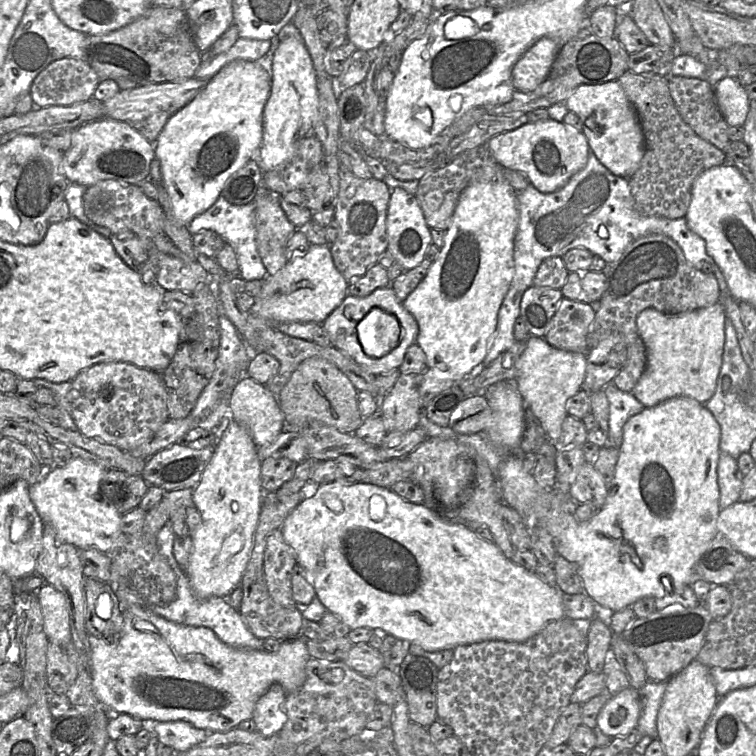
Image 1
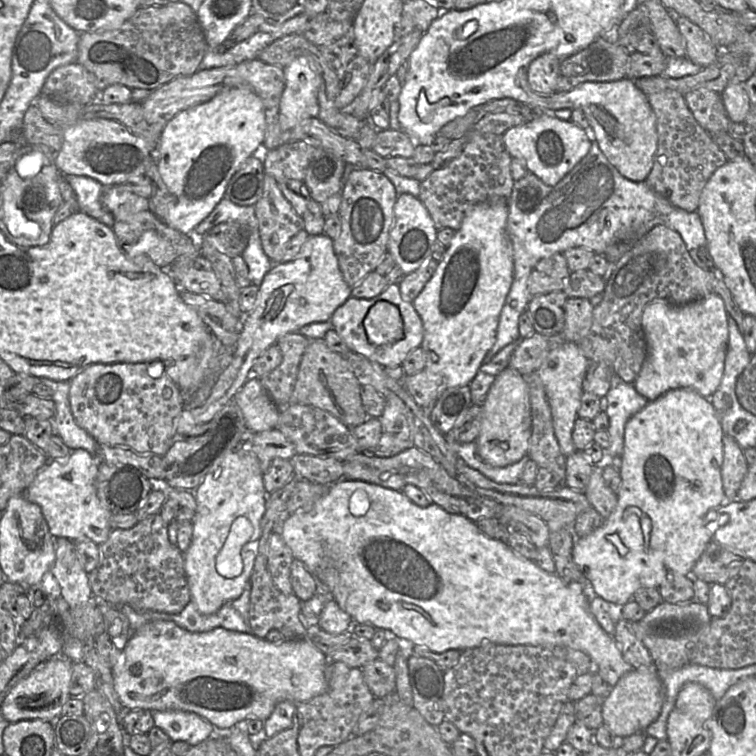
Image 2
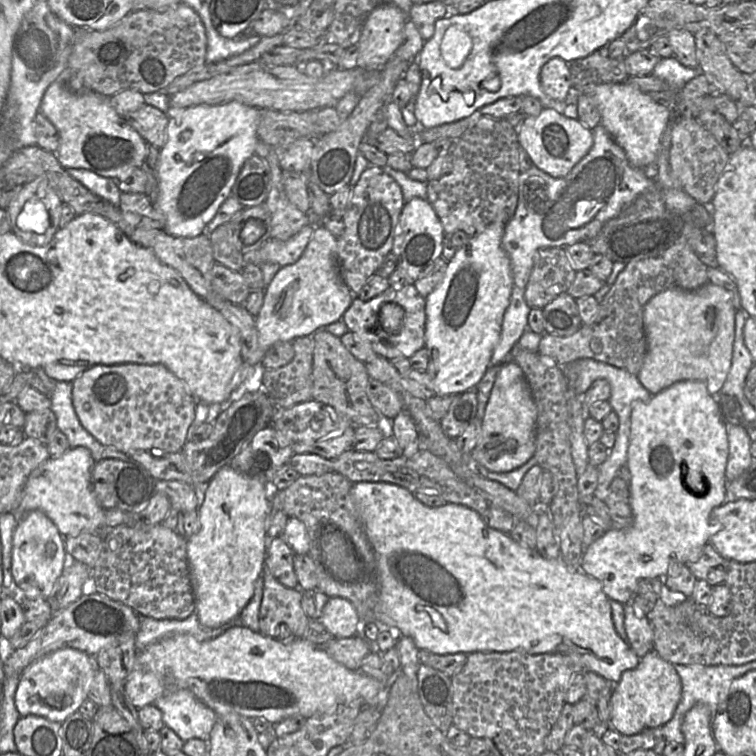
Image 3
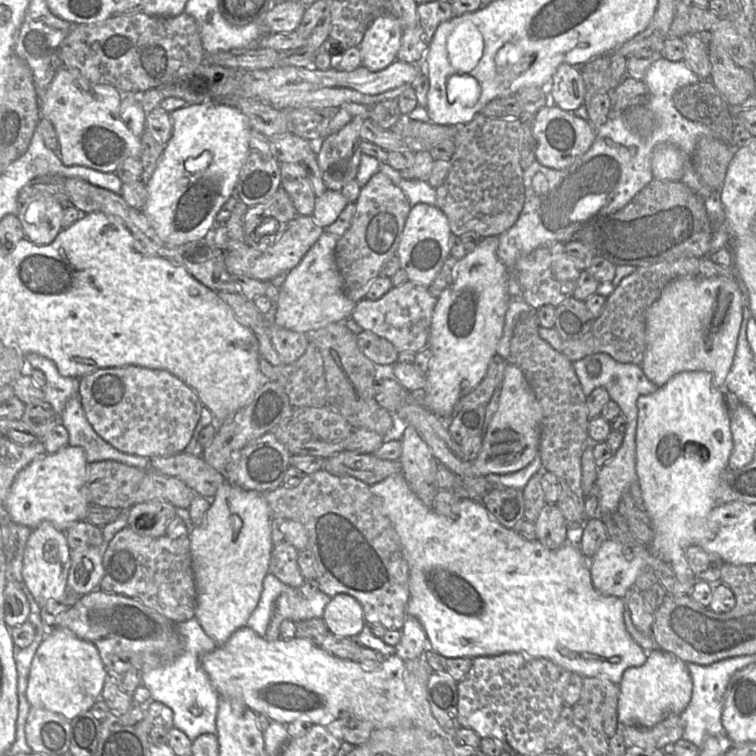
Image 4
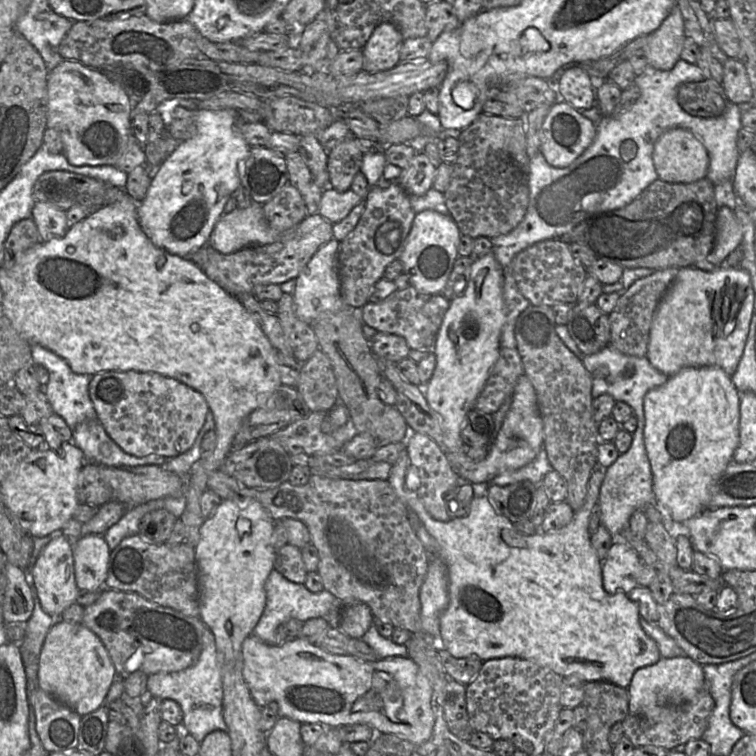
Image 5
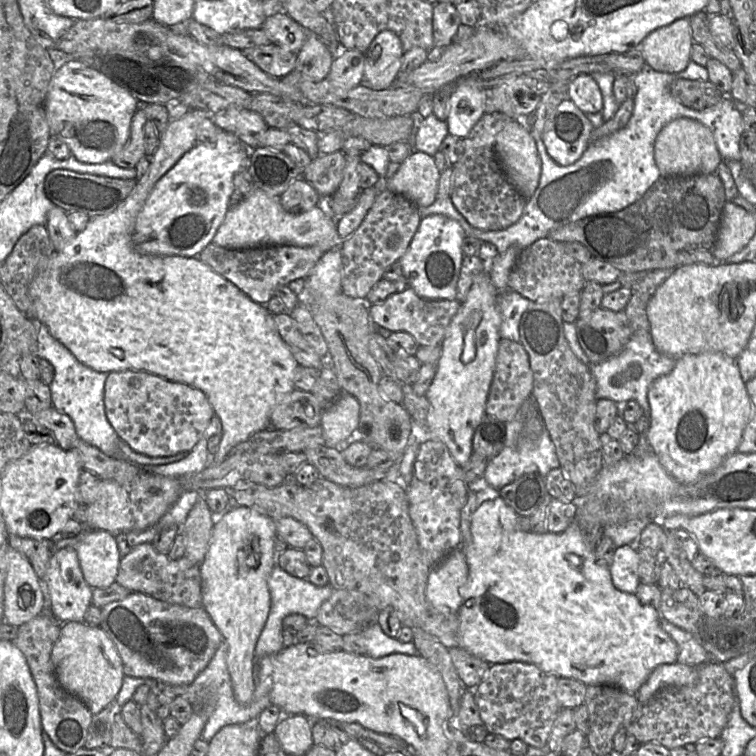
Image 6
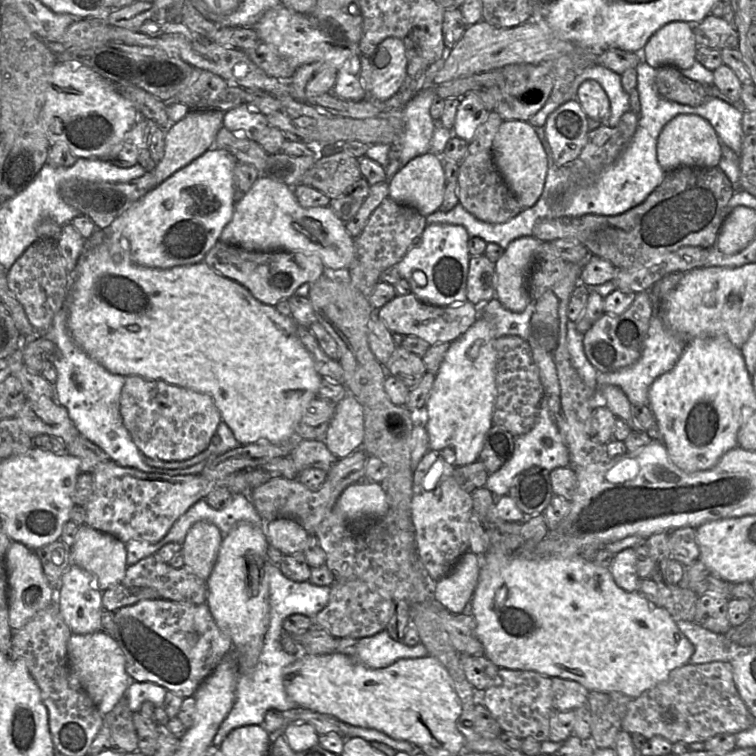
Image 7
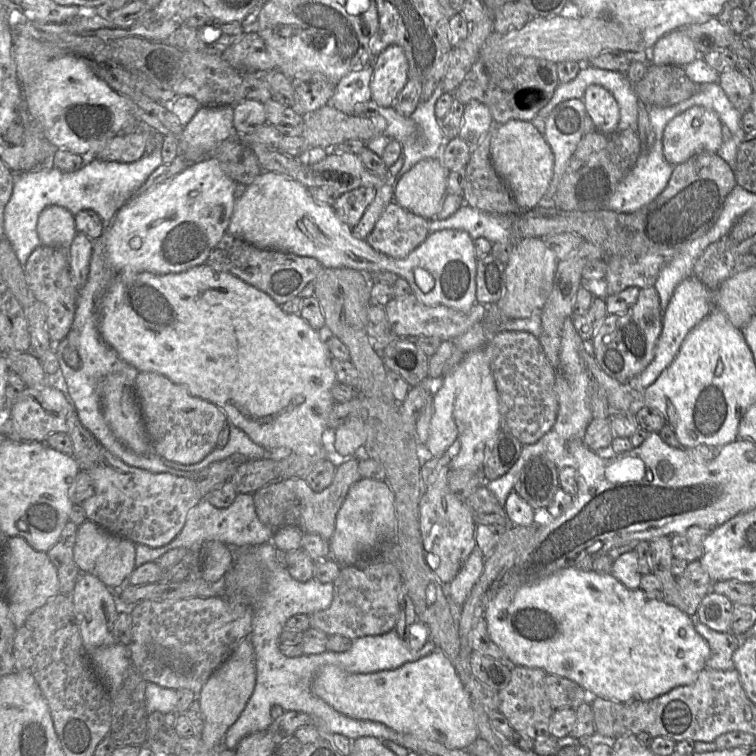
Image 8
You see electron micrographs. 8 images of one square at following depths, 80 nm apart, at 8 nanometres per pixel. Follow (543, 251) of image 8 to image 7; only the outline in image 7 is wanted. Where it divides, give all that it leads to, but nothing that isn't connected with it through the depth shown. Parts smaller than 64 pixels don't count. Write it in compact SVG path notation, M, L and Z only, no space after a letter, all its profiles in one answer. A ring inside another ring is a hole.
M534 236L513 240L495 262L496 297L510 311L522 312L533 300L527 290L527 278L540 241Z

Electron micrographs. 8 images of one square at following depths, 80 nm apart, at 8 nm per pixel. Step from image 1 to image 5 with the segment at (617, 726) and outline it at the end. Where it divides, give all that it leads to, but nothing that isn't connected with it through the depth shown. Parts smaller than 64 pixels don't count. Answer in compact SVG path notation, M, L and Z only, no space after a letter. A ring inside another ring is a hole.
M661 657L650 666L638 669L627 688L629 694L629 714L658 715L660 709L668 705L678 705L692 701L704 688L703 666L689 657Z

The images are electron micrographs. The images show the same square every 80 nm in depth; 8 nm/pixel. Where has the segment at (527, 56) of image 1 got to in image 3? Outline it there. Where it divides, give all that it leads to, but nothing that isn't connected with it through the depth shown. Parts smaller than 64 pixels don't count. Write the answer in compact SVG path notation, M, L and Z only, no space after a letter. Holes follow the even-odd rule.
M552 58L542 67L540 82L544 93L555 101L568 104L577 104L581 95L574 88L569 69L569 63Z

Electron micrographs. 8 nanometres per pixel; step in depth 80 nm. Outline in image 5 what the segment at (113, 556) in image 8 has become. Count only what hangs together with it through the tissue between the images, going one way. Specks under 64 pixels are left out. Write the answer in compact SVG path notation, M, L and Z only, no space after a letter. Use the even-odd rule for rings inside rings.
M102 534L80 537L72 544L75 581L79 590L104 589L111 549Z

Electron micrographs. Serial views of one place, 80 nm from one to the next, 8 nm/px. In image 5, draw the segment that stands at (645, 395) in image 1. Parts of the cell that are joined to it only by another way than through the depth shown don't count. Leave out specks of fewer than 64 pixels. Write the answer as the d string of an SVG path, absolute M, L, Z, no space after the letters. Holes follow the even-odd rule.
M720 267L713 272L679 268L654 311L646 357L669 377L683 368L701 366L719 366L733 375L747 341L754 301L751 277L743 268Z

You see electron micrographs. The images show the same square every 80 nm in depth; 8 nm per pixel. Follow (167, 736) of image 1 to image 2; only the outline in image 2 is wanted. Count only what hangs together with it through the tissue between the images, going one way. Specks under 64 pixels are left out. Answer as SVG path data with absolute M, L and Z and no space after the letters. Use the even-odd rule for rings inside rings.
M183 710L152 711L154 726L162 729L172 742L184 741L191 746L207 740L214 726L194 712Z

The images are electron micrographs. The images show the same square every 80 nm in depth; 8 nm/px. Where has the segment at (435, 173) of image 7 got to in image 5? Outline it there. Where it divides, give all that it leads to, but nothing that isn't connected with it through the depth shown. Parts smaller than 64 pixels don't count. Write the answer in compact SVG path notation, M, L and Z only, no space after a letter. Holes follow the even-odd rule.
M417 152L406 168L403 168L399 185L408 195L424 195L432 186L436 167L424 152Z

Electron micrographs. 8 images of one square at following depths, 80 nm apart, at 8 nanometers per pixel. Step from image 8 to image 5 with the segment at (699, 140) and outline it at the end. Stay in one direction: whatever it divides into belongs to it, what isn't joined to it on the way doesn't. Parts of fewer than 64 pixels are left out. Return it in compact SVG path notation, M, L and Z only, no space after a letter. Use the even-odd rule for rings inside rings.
M673 128L655 142L653 164L658 179L690 183L706 177L709 155L705 146L688 130Z

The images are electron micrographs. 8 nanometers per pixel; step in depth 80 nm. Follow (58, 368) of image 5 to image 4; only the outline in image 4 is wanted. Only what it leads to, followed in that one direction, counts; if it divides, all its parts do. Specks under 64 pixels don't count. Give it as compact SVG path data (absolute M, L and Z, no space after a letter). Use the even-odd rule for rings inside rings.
M37 353L27 354L26 362L29 368L39 369L45 374L45 400L53 407L57 416L60 416L67 401L78 394L80 379L62 376L52 360Z

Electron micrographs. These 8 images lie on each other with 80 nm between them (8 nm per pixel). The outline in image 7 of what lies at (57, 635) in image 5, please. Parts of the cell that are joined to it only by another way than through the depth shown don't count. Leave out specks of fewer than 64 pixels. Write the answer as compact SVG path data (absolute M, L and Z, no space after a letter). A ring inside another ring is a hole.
M105 630L88 634L72 633L67 643L69 682L79 685L98 711L106 715L125 695L132 678L125 668L125 656L115 639Z

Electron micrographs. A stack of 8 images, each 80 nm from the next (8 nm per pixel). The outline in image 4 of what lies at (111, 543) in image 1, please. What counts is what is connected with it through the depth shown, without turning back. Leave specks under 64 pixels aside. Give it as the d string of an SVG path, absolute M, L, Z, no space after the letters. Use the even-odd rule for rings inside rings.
M69 444L56 453L45 453L33 460L18 473L5 502L12 520L31 529L49 521L62 531L71 523L84 520L90 505L87 465L85 450Z

